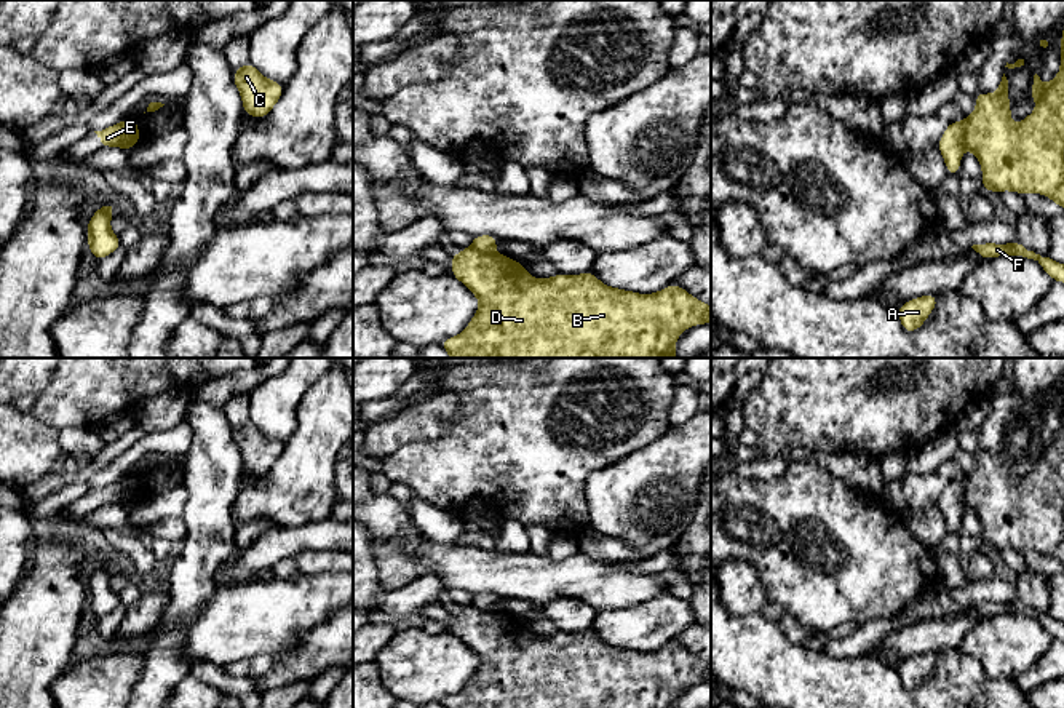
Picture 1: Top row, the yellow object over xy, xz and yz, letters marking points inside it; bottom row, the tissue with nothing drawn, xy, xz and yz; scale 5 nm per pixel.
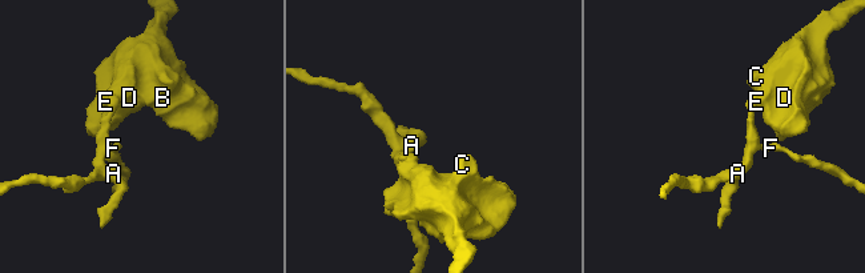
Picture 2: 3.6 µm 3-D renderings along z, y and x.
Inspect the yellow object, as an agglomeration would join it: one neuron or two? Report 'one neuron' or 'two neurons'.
two neurons

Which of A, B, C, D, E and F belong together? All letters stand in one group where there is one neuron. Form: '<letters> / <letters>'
A F / B C D E

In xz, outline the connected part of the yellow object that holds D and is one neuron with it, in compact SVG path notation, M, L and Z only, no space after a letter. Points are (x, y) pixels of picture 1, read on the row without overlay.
M474 606L451 614L452 634L462 639L478 657L479 666L470 682L457 694L443 697L444 708L674 708L679 692L697 682L711 681L711 665L674 639L655 652L637 652L609 646L593 630L554 633L538 638L524 623L503 612L486 612Z

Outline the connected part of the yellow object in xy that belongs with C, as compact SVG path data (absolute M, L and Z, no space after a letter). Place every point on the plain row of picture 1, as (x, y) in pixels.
M251 420L233 428L233 440L243 459L243 468L254 476L267 475L281 455L284 444L265 436Z

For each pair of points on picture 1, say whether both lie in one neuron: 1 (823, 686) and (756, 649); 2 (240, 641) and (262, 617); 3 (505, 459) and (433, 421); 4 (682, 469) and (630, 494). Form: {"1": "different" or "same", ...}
{"1": "same", "2": "same", "3": "different", "4": "same"}

